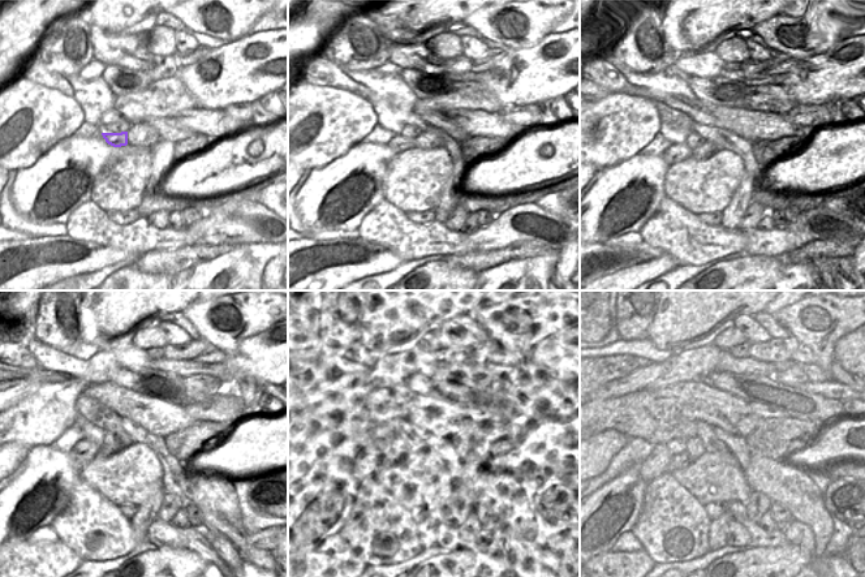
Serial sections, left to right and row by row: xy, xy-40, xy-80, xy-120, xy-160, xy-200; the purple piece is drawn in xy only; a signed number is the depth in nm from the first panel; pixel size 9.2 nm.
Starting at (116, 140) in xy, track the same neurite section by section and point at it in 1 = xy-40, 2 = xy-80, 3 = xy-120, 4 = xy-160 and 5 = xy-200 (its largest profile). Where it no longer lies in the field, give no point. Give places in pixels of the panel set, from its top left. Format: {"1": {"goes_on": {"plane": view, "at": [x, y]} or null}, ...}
{"1": {"goes_on": {"plane": "xy-40", "at": [399, 143]}}, "2": {"goes_on": {"plane": "xy-80", "at": [676, 153]}}, "3": {"goes_on": {"plane": "xy-120", "at": [85, 451]}}, "4": {"goes_on": {"plane": "xy-160", "at": [368, 460]}}, "5": {"goes_on": {"plane": "xy-200", "at": [655, 465]}}}

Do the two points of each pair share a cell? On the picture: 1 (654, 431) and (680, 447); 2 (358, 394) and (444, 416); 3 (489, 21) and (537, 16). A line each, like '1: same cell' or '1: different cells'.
1: different cells
2: different cells
3: same cell

